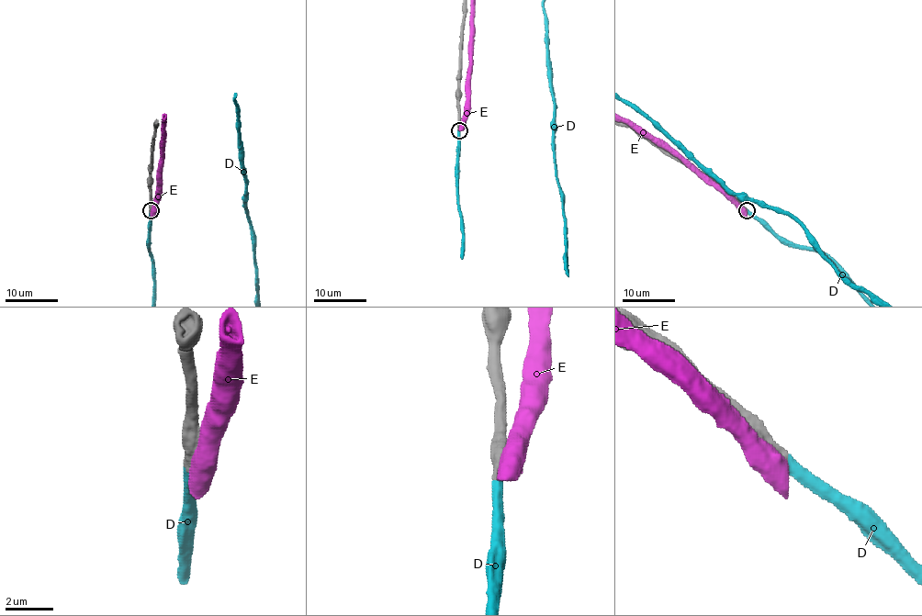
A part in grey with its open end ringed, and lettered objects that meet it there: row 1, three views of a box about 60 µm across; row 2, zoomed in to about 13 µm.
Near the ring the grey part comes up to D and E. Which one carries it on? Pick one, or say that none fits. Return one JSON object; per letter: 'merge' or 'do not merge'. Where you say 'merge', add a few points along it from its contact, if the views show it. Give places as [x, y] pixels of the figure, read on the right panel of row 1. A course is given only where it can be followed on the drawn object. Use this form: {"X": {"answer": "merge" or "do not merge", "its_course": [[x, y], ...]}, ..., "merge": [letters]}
{"D": {"answer": "merge"}, "E": {"answer": "do not merge"}, "merge": ["D"]}

